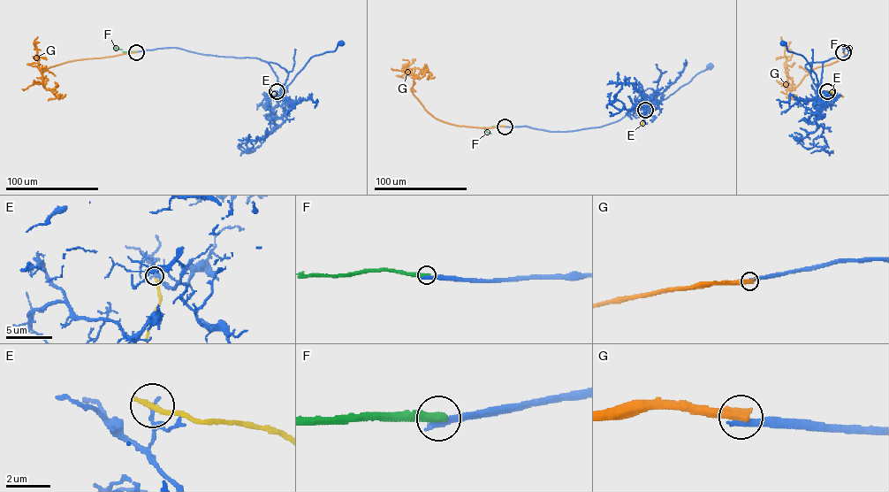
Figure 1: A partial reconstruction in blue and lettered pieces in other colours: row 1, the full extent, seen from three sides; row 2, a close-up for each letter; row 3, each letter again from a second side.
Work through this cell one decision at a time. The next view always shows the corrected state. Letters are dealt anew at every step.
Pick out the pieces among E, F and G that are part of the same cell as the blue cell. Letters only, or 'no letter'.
no letter

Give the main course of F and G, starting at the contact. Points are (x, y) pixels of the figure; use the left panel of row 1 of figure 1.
F: (136, 51), (124, 51), (115, 47), (116, 49)
G: (136, 52), (75, 60), (51, 66), (43, 71), (44, 88), (34, 44), (37, 36)

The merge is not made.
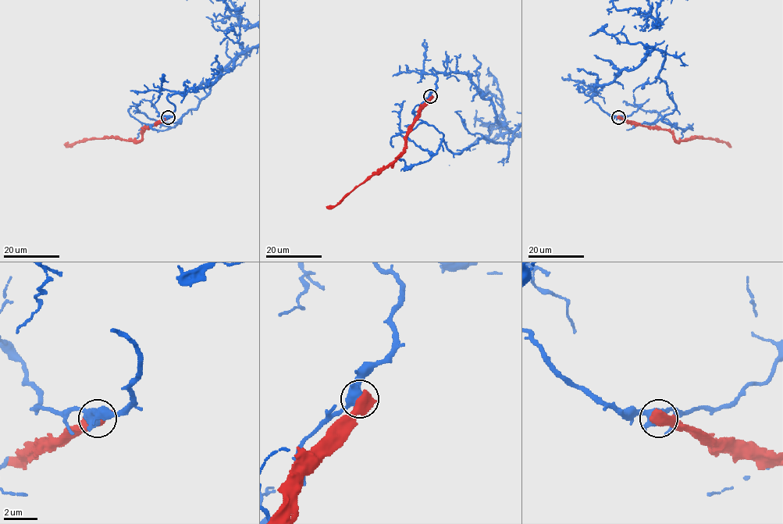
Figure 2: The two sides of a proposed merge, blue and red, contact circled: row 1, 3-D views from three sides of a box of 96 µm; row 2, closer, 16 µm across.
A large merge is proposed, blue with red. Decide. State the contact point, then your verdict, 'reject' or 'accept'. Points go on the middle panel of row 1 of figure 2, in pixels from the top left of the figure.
at (430, 96); reject

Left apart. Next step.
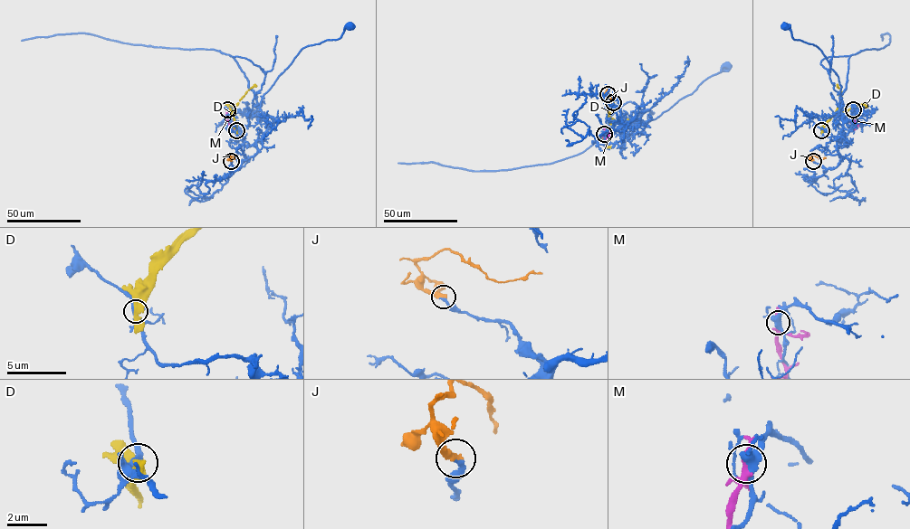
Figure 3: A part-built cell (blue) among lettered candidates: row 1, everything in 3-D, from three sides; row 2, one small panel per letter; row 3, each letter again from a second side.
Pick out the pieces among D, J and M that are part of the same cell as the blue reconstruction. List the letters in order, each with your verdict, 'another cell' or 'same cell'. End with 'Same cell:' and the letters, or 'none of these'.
D: another cell
J: same cell
M: another cell
Same cell: J

